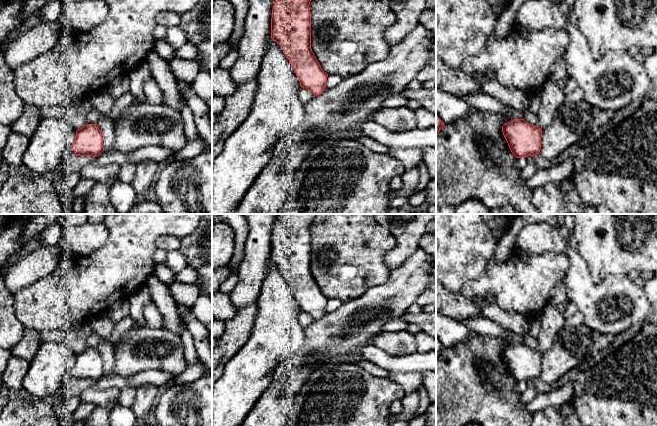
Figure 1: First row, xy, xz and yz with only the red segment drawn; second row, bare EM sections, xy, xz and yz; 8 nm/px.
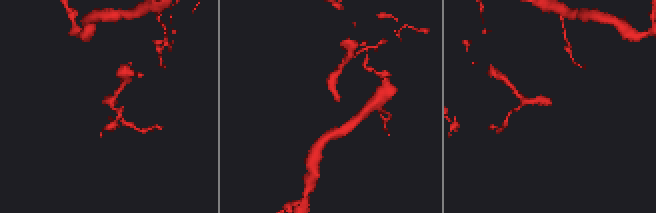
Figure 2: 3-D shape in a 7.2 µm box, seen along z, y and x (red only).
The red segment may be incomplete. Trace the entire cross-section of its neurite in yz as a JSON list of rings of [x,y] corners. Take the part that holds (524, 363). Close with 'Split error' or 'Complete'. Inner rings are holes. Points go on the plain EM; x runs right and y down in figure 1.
[[[515,343],[502,350],[503,359],[516,382],[534,380],[540,377],[542,354],[524,343]]]. Complete

